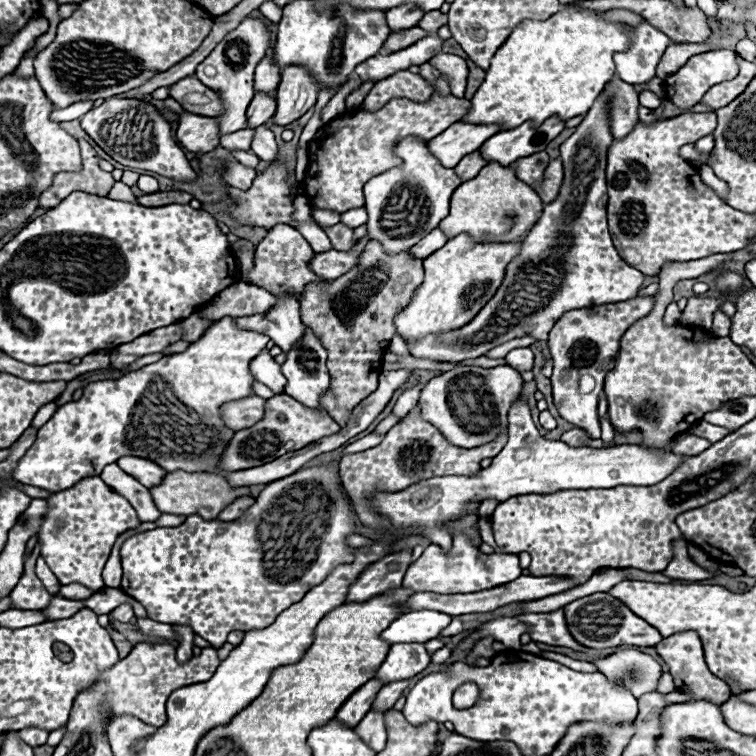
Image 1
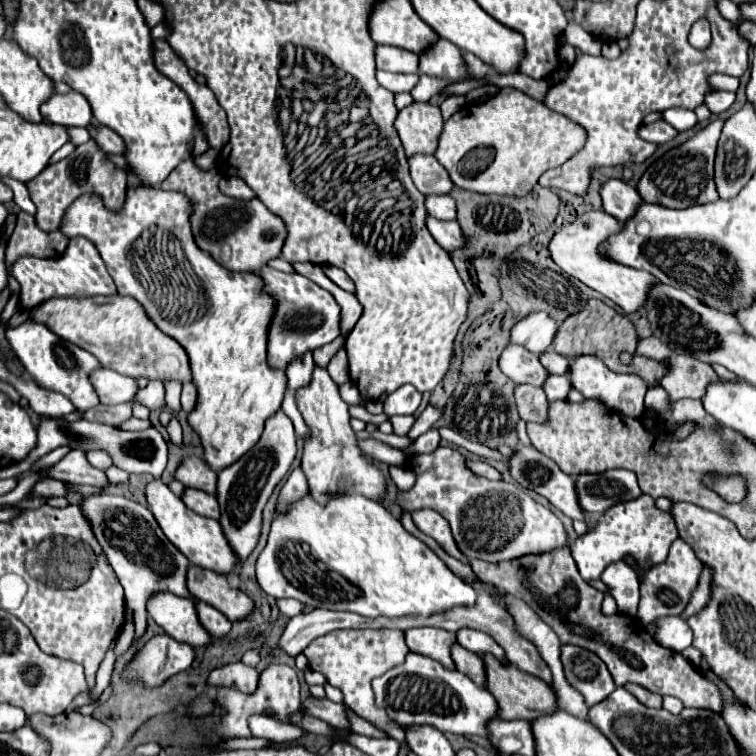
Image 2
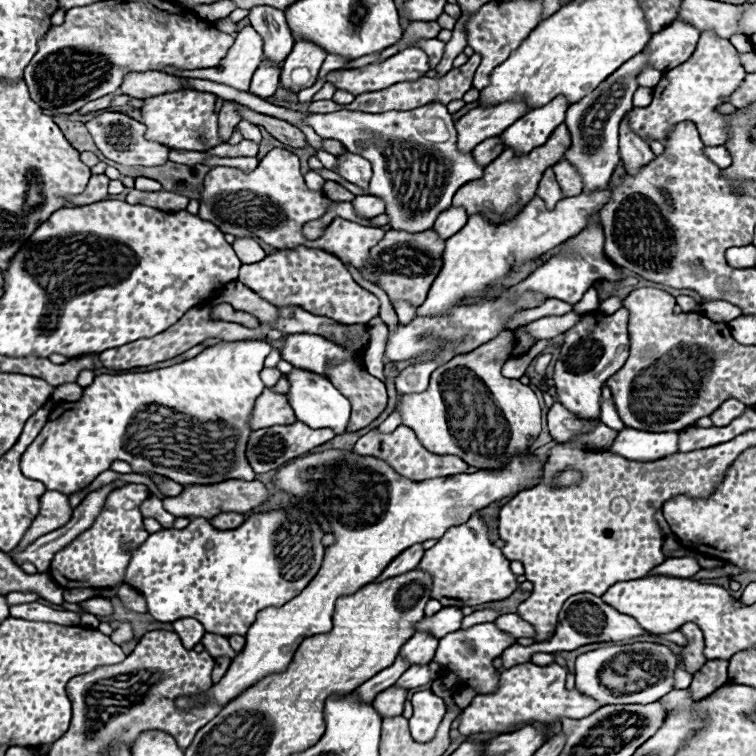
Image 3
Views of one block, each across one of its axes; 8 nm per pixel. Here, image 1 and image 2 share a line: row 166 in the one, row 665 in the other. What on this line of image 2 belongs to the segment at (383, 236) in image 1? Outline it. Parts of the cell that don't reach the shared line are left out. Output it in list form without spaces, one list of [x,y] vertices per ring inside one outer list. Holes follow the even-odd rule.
[[[412,652],[406,656],[404,664],[394,666],[382,676],[374,678],[372,688],[376,694],[376,704],[386,708],[388,716],[402,726],[432,724],[440,732],[486,736],[486,722],[496,718],[498,712],[494,696],[488,694],[486,688],[476,686],[466,674],[448,670],[432,658],[424,658]]]

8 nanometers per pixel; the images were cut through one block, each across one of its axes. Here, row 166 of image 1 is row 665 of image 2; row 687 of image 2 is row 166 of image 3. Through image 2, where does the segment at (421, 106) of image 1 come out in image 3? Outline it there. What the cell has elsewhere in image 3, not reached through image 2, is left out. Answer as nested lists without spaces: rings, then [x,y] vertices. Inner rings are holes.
[[[344,152],[336,156],[336,174],[340,174],[346,182],[356,184],[358,188],[368,188],[368,160],[354,152]]]

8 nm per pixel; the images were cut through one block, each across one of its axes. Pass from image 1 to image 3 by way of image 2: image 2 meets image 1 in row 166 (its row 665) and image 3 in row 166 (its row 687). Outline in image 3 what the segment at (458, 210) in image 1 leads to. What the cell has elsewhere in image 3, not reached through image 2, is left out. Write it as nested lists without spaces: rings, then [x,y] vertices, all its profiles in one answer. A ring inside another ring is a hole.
[[[560,124],[556,132],[548,138],[544,148],[534,148],[530,154],[514,156],[512,150],[504,150],[492,164],[484,168],[484,176],[480,180],[472,180],[464,184],[456,194],[452,206],[460,206],[466,210],[468,216],[480,214],[482,218],[490,222],[510,222],[516,214],[524,210],[524,206],[534,198],[536,184],[540,182],[546,168],[554,166],[558,160],[562,160],[564,152],[570,148],[570,134],[566,130],[566,124]]]

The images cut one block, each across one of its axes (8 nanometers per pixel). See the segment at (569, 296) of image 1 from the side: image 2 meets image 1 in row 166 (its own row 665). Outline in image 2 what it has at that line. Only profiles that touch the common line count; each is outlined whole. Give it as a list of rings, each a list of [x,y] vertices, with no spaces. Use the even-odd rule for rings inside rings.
[[[562,644],[562,664],[564,674],[568,682],[582,692],[588,706],[594,706],[596,702],[602,702],[608,698],[608,694],[616,688],[614,680],[606,668],[606,664],[590,650],[574,646],[574,644]]]

